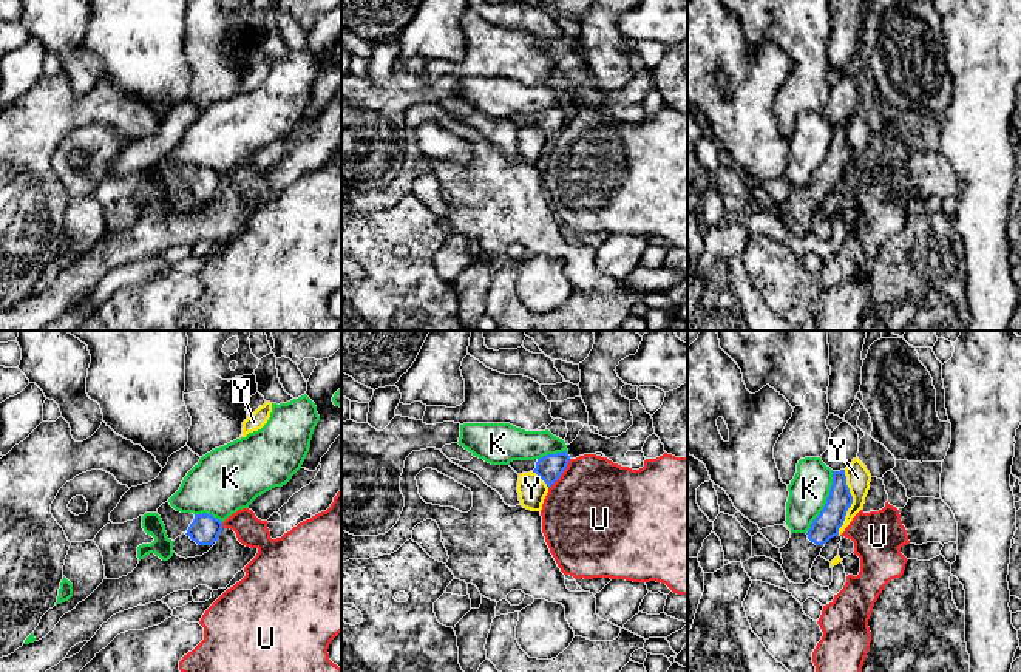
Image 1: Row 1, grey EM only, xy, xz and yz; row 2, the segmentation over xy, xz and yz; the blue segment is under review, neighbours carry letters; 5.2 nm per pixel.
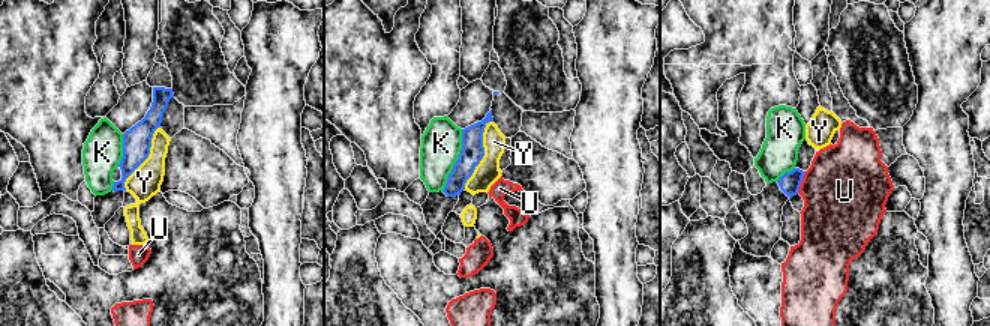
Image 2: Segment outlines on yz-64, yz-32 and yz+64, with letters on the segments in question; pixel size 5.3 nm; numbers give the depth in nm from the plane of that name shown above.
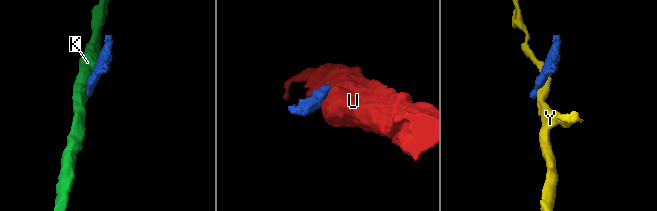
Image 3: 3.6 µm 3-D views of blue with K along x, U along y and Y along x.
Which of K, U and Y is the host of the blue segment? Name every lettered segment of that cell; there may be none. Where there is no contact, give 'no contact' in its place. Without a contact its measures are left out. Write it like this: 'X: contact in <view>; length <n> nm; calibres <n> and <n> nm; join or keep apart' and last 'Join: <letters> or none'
K: contact in yz; length 360 nm; calibres 140 and 200 nm; keep apart
U: contact in xz; length 200 nm; calibres 140 and 480 nm; keep apart
Y: contact in yz; length 340 nm; calibres 140 and 130 nm; keep apart
Join: none

